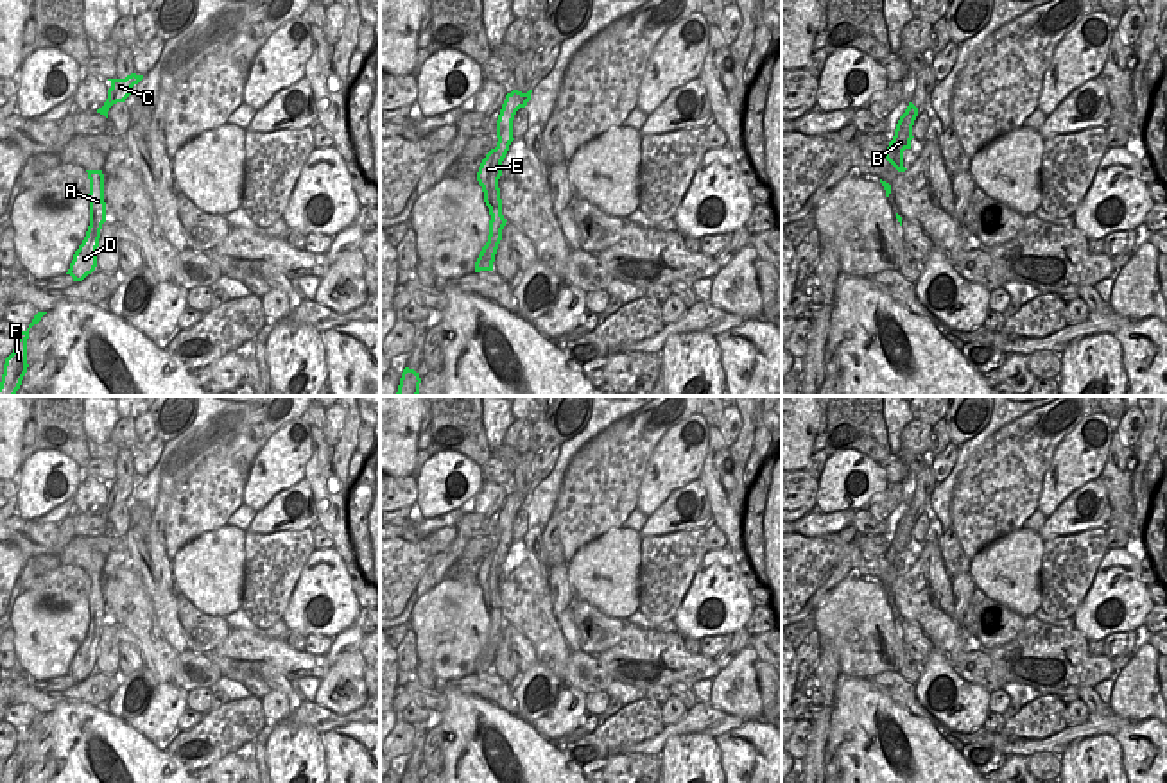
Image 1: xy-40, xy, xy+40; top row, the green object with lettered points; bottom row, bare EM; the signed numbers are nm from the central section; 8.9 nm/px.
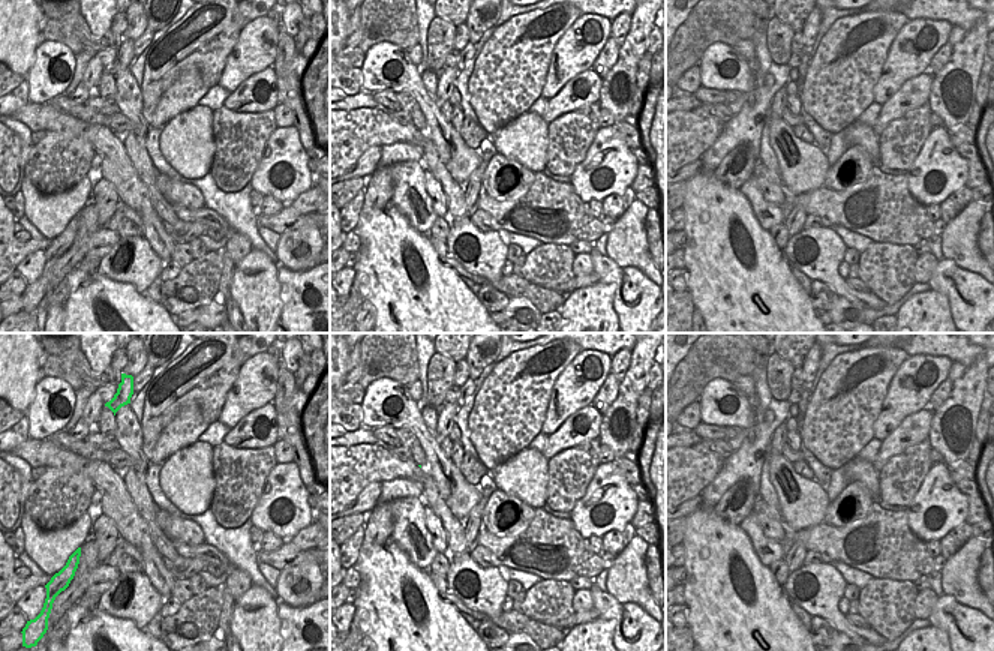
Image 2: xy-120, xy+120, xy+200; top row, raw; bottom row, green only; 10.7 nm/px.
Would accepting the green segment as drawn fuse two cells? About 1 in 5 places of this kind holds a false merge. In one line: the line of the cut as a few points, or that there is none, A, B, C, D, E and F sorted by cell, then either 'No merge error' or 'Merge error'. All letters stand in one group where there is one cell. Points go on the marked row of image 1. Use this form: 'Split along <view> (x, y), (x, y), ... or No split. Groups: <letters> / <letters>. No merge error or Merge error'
No split. Groups: A B C D E F. No merge error.

